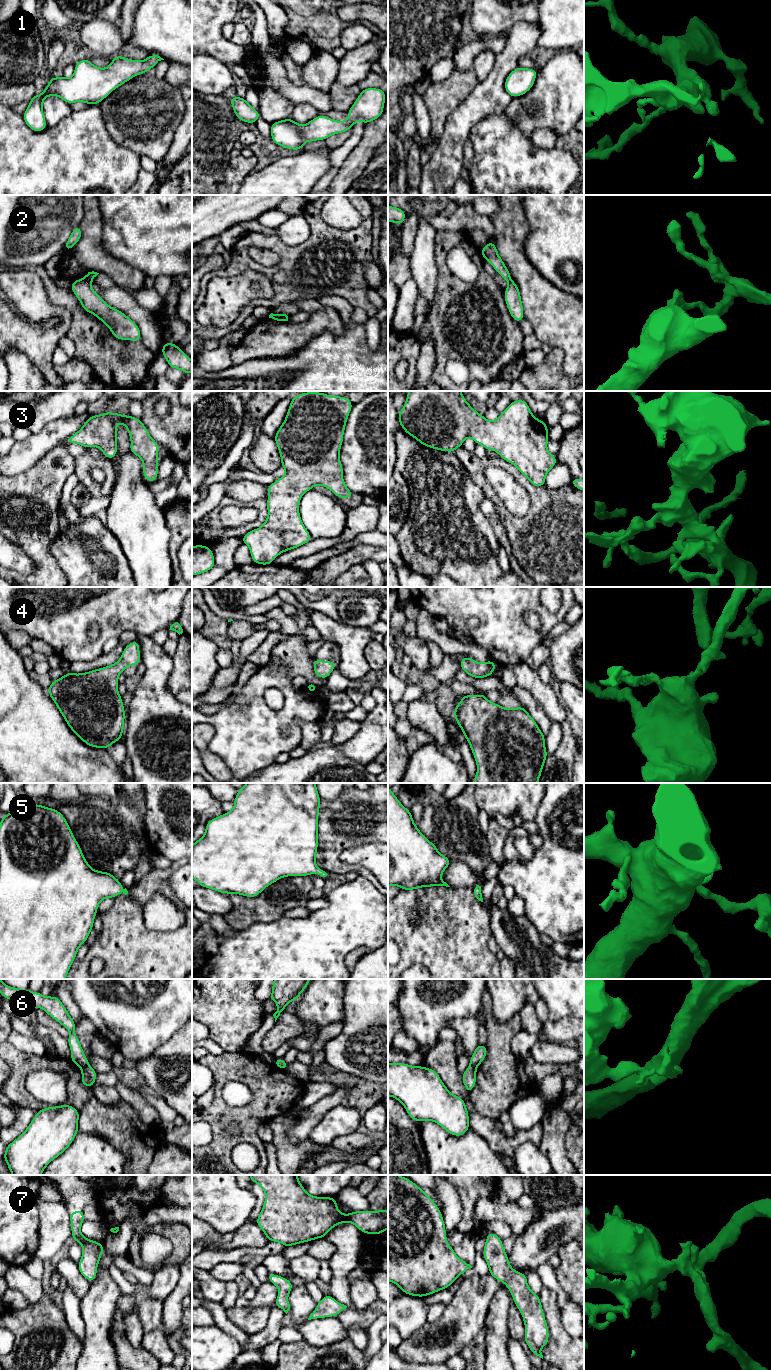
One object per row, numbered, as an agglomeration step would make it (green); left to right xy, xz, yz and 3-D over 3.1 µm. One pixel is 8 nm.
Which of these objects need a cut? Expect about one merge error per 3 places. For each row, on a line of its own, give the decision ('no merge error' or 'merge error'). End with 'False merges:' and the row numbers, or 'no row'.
1: no merge error
2: merge error
3: no merge error
4: no merge error
5: no merge error
6: merge error
7: no merge error
False merges: 2, 6

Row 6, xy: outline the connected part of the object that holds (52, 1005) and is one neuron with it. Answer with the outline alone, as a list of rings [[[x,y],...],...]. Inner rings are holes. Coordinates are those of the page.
[[[0,980],[0,993],[2,998],[17,1001],[30,1007],[32,1010],[38,1007],[42,1008],[50,1017],[70,1032],[67,1038],[71,1050],[70,1060],[80,1068],[89,1064],[89,1060],[85,1056],[84,1050],[75,1033],[76,1024],[57,996],[44,997],[40,991],[32,992],[28,988],[18,989],[10,987],[2,980]]]

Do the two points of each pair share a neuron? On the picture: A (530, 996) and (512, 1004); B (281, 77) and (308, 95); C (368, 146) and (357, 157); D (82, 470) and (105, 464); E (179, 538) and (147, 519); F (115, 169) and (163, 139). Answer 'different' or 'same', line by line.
A: same
B: same
C: same
D: same
E: different
F: different

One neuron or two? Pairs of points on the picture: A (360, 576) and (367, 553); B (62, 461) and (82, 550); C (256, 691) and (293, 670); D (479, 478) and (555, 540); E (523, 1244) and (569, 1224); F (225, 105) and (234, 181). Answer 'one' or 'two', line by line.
A: two
B: two
C: two
D: one
E: one
F: two

